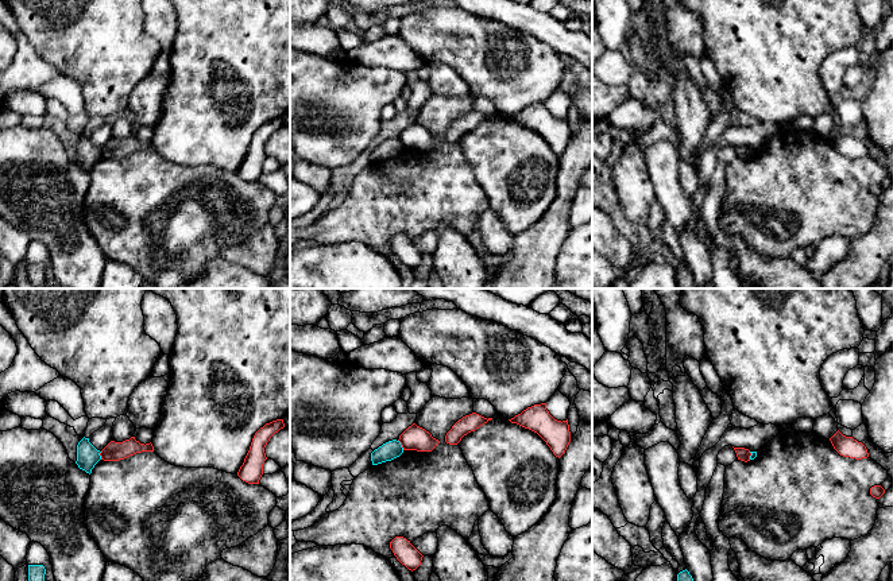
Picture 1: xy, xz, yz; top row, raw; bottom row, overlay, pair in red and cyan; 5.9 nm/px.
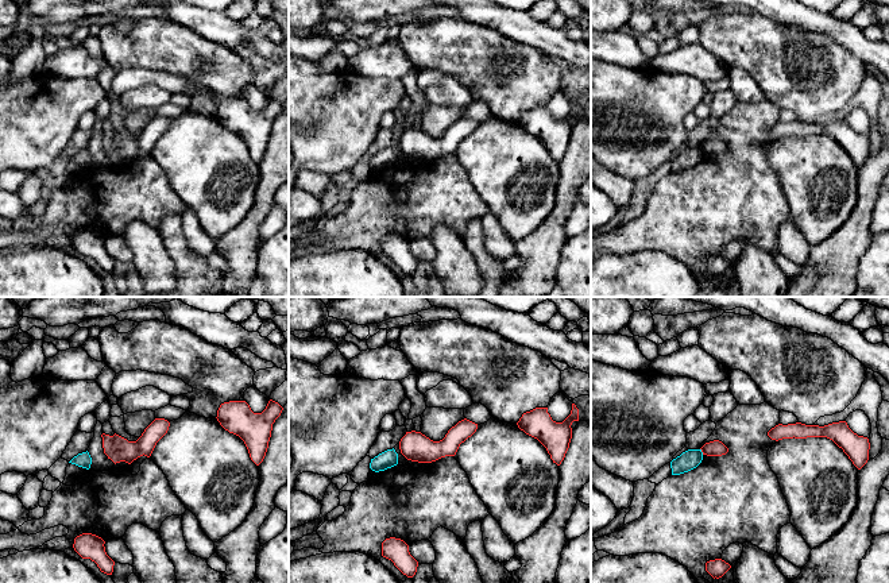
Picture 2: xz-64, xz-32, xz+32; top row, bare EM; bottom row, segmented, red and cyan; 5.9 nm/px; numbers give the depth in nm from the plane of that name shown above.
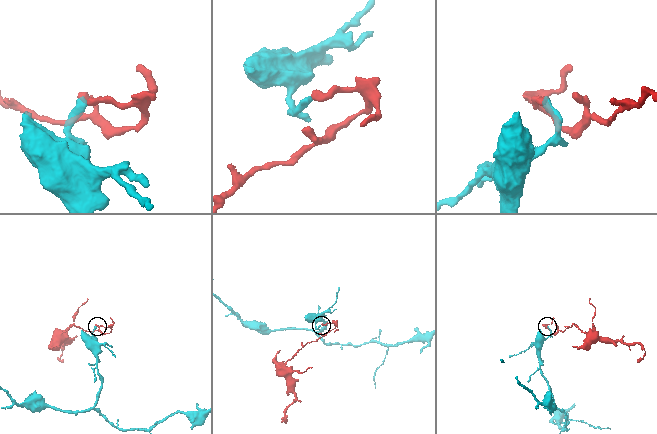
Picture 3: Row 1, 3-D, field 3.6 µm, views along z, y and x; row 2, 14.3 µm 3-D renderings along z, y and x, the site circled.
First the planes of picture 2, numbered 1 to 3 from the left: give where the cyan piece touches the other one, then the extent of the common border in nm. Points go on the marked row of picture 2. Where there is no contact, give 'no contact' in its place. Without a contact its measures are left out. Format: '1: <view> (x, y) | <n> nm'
1: no contact
2: no contact
3: xz+32 (702, 451) | 40 nm

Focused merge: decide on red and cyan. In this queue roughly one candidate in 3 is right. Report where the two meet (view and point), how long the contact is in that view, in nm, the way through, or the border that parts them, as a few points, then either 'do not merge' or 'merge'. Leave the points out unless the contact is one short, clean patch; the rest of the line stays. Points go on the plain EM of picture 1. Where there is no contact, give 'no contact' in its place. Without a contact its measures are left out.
meets red in xz at (401, 142); contact 70 nm long; border along xz (398, 138), (404, 147); do not merge

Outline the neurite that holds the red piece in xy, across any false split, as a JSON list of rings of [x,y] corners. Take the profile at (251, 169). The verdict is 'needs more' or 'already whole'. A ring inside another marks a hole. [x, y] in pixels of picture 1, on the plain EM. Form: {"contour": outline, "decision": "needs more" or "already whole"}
{"contour": [[[277,117],[266,121],[255,131],[244,160],[237,170],[237,174],[243,179],[248,182],[259,182],[263,173],[263,162],[267,158],[264,146],[270,136],[283,125],[283,117]]], "decision": "already whole"}

